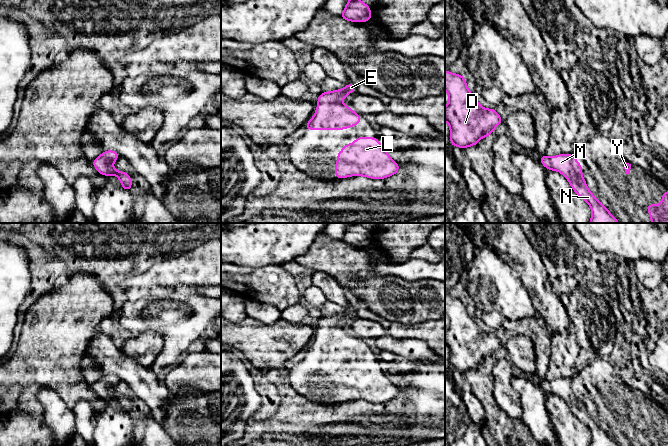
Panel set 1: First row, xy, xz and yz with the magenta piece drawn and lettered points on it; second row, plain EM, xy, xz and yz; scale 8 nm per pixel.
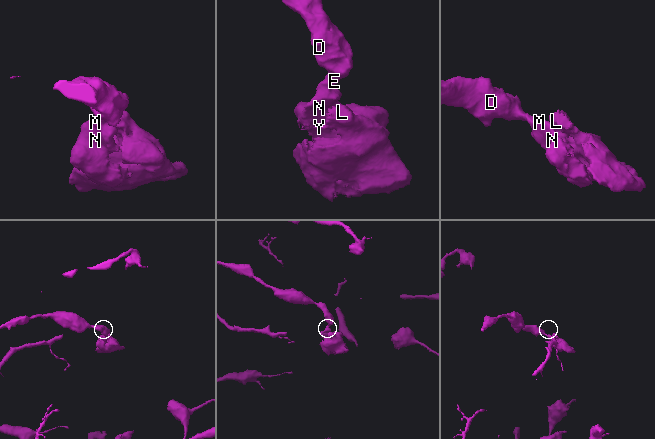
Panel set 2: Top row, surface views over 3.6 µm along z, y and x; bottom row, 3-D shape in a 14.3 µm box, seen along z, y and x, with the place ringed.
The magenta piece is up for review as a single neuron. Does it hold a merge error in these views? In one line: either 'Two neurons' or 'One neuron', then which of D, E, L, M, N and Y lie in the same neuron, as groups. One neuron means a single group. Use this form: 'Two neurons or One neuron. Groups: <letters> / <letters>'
One neuron. Groups: D E L M N Y

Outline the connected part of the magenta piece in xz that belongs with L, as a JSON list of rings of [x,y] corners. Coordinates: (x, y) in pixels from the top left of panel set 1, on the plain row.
[[[357,361],[352,368],[343,369],[343,374],[337,376],[338,385],[335,387],[335,403],[360,399],[372,403],[383,403],[396,398],[400,389],[394,386],[379,364],[373,361]]]

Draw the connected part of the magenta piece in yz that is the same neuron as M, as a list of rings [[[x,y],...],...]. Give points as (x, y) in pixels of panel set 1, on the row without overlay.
[[[562,377],[550,382],[543,378],[540,379],[539,386],[546,391],[546,394],[555,394],[563,398],[575,417],[590,429],[592,433],[590,446],[619,446],[589,415],[583,403],[581,389],[571,377]]]

